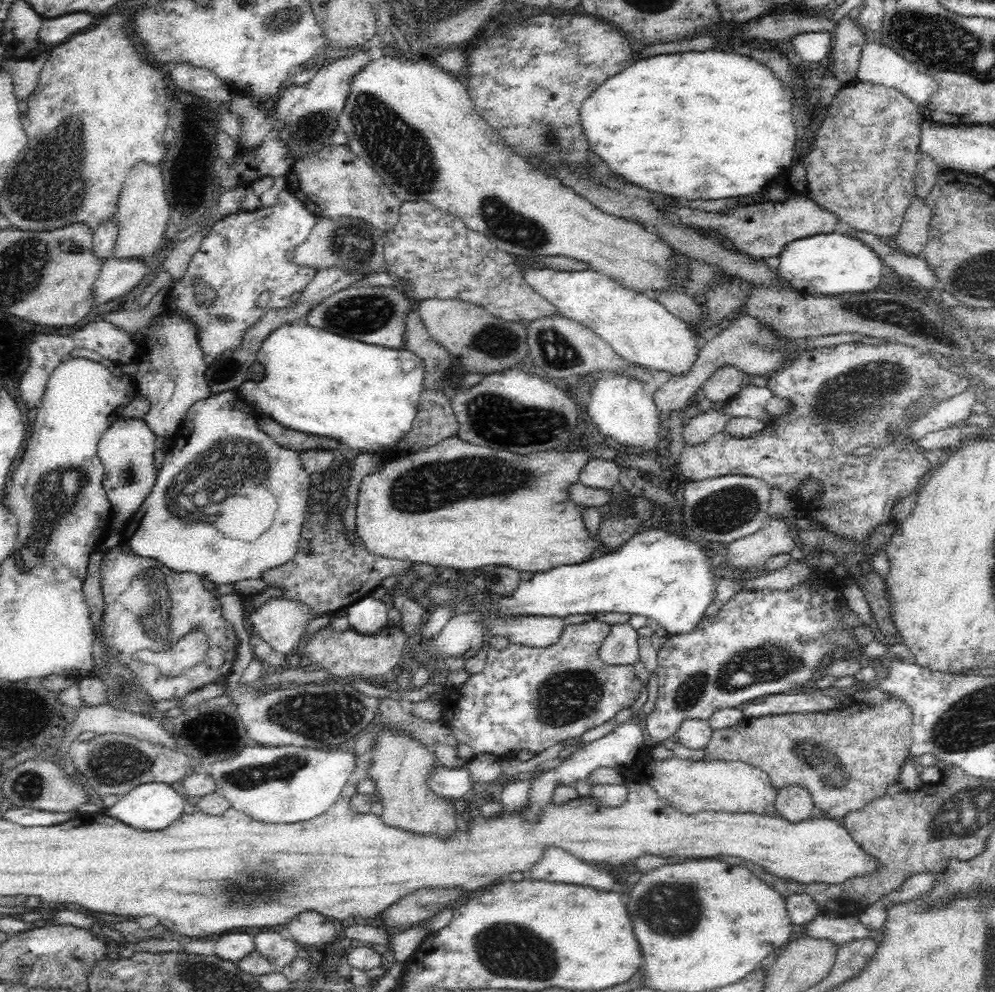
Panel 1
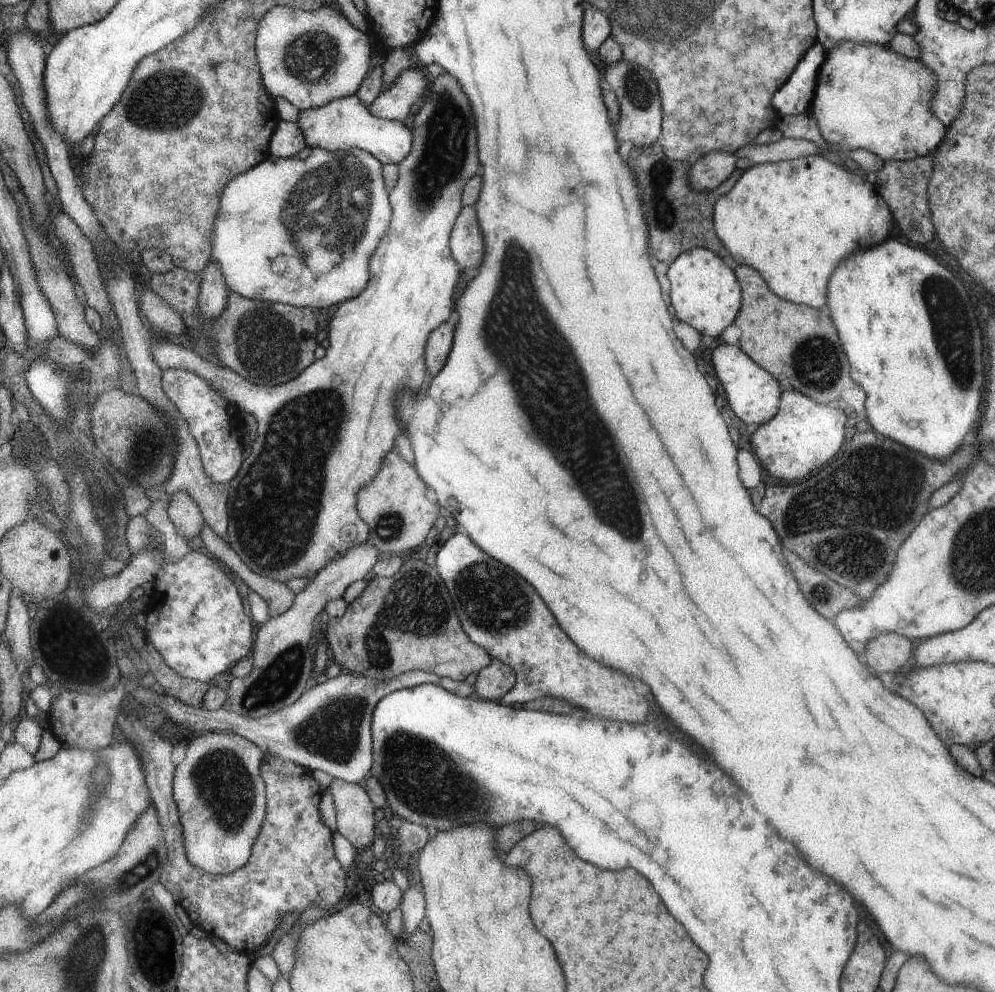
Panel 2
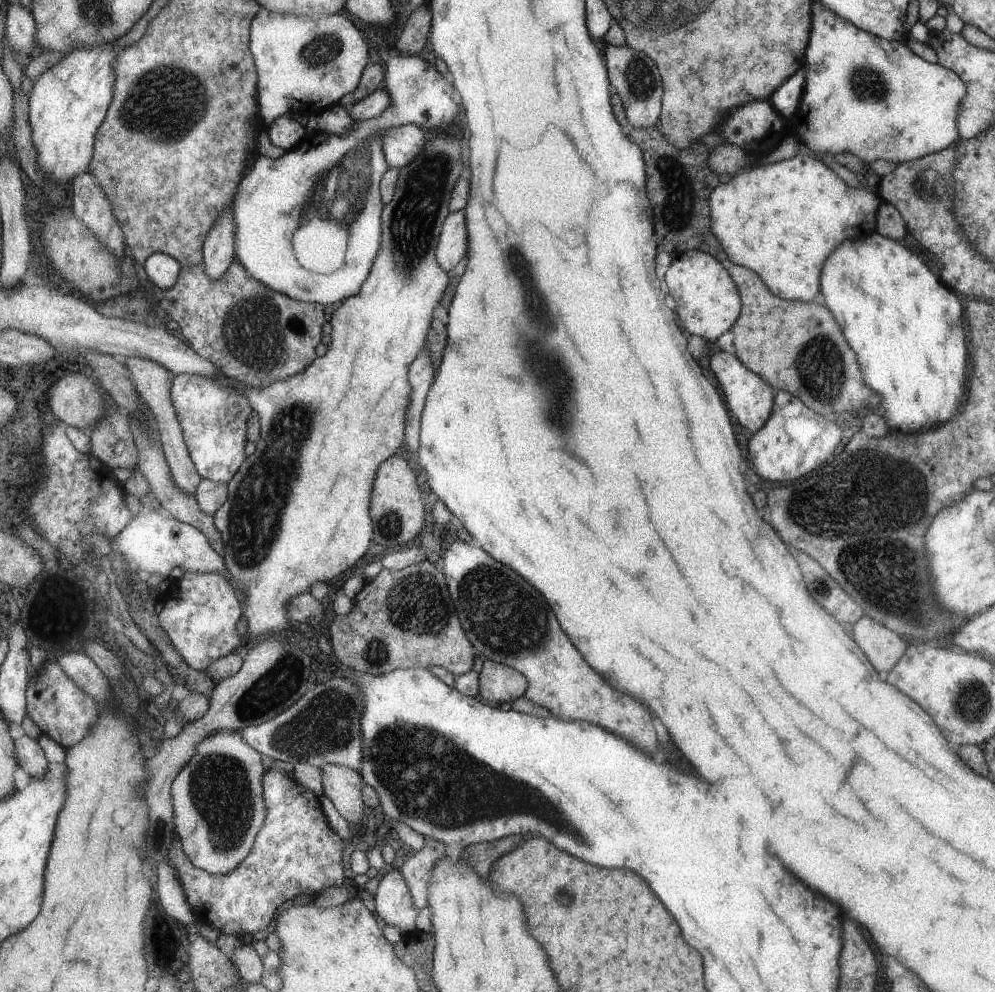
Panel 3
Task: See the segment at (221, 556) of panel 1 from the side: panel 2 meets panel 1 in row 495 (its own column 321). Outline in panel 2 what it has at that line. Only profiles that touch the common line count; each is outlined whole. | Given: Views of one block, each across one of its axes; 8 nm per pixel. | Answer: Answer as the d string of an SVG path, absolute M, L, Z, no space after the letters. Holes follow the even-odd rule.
M309 147L309 154L308 154L308 156L307 156L307 157L306 157L306 158L305 158L305 159L298 159L298 158L295 158L295 157L291 157L291 158L281 158L281 157L274 157L274 156L271 156L271 155L268 155L268 158L267 158L267 159L265 159L265 160L262 160L262 161L261 161L261 162L260 162L260 163L259 163L259 164L256 164L256 166L255 166L255 167L253 167L253 168L249 168L249 170L248 170L248 171L247 171L247 172L241 172L241 174L240 174L240 175L239 175L239 176L236 176L236 178L235 178L235 179L233 179L233 180L232 180L232 181L230 181L230 182L229 182L229 183L227 183L227 184L225 184L225 188L224 188L224 192L223 192L223 193L222 193L222 195L221 195L221 196L220 196L220 210L219 210L219 211L217 211L217 216L216 216L216 219L215 219L215 220L213 220L213 226L212 226L212 231L211 231L211 232L209 232L209 242L210 242L210 244L211 244L211 248L210 248L210 249L211 249L211 250L212 250L212 256L211 256L211 258L210 258L210 259L211 259L211 262L215 262L215 264L217 264L217 266L219 266L219 270L221 270L221 274L223 274L223 277L224 277L224 280L225 280L225 286L226 286L226 290L227 290L227 291L228 291L228 292L237 292L237 294L239 294L239 296L243 296L243 297L245 297L245 298L249 298L249 300L267 300L267 301L269 301L269 302L277 302L277 303L279 303L279 304L287 304L287 305L289 305L289 306L293 306L293 307L295 307L295 308L314 308L314 309L319 309L319 308L327 308L327 306L330 306L330 305L331 305L331 304L337 304L337 302L343 302L343 301L344 301L344 300L347 300L347 299L352 299L352 298L353 298L353 297L354 297L354 296L357 296L357 295L359 295L359 294L360 294L360 292L361 292L361 291L363 291L363 290L364 290L364 288L365 288L365 287L366 287L366 286L367 286L367 284L368 284L368 280L369 280L369 279L370 279L370 273L369 273L369 270L368 270L368 266L369 266L369 260L371 260L371 259L372 259L372 258L371 258L371 256L373 256L373 254L371 254L371 252L373 252L373 248L375 248L375 244L377 244L377 240L379 240L379 236L381 236L381 234L383 234L383 230L385 230L385 226L387 226L387 230L388 230L388 224L389 224L389 223L390 223L390 222L391 222L391 205L390 205L390 204L389 204L389 201L388 201L388 189L387 189L387 185L386 185L386 184L385 184L385 183L384 183L384 177L383 177L383 166L382 166L382 165L381 165L381 164L380 164L380 161L378 161L378 160L377 160L377 159L376 159L376 157L374 157L374 156L371 156L371 154L369 154L369 153L368 153L368 152L365 152L365 150L361 150L361 149L359 149L359 150L357 150L357 148L349 148L349 150L341 150L341 151L337 151L337 150L335 150L335 151L333 151L333 152L327 152L327 150L325 150L325 149L323 149L323 148L310 148L310 147Z

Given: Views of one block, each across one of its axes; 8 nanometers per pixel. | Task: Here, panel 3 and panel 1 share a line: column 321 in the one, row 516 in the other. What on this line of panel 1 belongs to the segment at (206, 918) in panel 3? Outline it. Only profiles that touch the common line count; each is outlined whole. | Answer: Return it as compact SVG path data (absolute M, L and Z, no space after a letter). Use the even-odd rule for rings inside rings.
M890 342L877 346L848 343L829 349L817 347L804 350L767 380L767 386L774 395L784 398L792 405L792 411L788 415L772 418L770 424L750 438L736 439L728 431L724 431L712 435L706 442L685 444L676 470L680 470L678 474L682 474L680 480L684 478L683 481L687 482L717 476L753 476L764 480L770 487L778 486L786 494L794 494L794 486L798 486L806 476L816 478L824 486L824 496L808 504L806 510L814 520L822 522L827 531L848 537L848 540L862 541L872 529L890 520L894 504L910 496L918 480L930 468L931 464L924 458L924 451L915 447L916 440L910 442L900 438L888 443L886 430L893 428L905 431L910 426L908 412L920 395L930 395L932 382L940 382L940 397L936 397L938 402L969 388L967 375L956 375L953 378L938 365L933 355L902 343ZM859 446L873 446L875 449L867 457L854 457L851 452Z

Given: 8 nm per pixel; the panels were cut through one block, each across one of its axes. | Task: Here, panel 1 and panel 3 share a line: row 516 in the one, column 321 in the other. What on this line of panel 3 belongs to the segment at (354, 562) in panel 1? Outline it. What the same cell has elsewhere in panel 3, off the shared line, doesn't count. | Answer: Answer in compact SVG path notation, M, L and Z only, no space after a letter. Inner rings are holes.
M237 259L213 279L204 271L204 263L182 266L176 283L162 290L160 306L179 325L179 333L197 354L210 360L220 374L250 387L268 387L304 370L315 359L315 346L321 340L323 305L298 301L265 286L248 275Z

